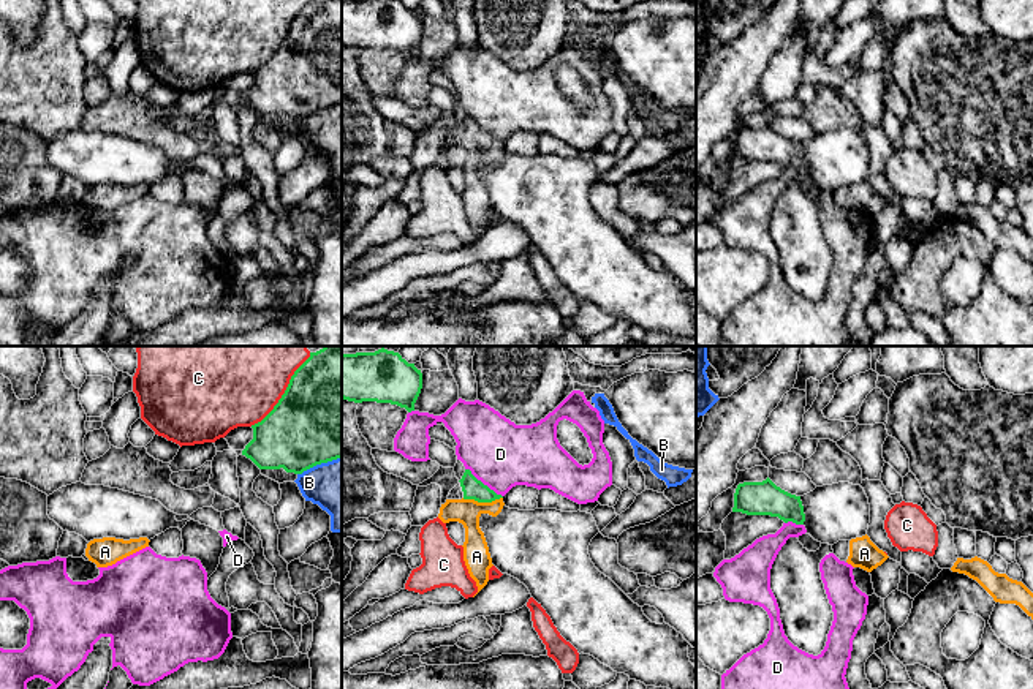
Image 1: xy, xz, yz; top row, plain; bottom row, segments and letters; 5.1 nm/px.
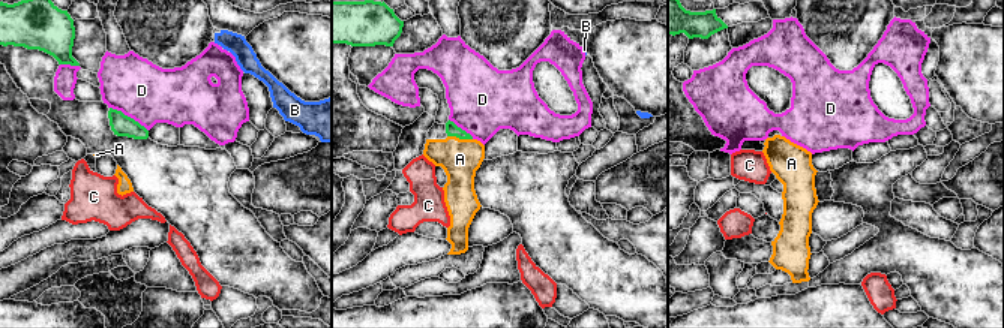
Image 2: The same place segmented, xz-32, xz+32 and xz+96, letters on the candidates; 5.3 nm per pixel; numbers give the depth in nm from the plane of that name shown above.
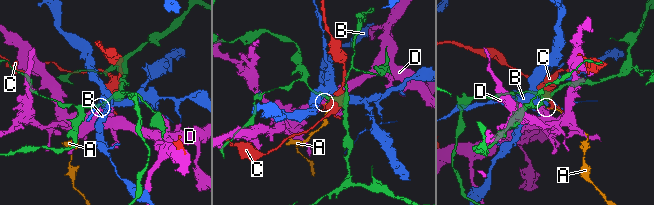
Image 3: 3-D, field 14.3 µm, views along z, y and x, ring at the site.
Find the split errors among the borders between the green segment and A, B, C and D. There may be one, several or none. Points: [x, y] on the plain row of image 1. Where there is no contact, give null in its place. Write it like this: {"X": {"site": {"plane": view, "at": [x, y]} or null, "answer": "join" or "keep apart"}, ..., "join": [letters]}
{"A": {"site": {"plane": "xz", "at": [481, 147]}, "answer": "join"}, "B": {"site": {"plane": "xy", "at": [318, 109]}, "answer": "keep apart"}, "C": {"site": {"plane": "xy", "at": [285, 38]}, "answer": "keep apart"}, "D": {"site": {"plane": "xz", "at": [483, 130]}, "answer": "keep apart"}, "join": ["A"]}

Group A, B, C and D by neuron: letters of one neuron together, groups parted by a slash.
A / B / C / D

